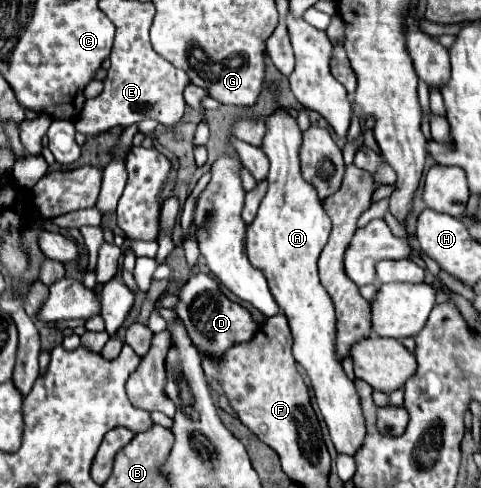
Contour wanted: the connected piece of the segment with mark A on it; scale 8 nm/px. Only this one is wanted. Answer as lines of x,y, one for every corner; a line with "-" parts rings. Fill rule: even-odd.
277,106
273,114
269,114
265,118
265,136
261,142
261,150
267,154
269,162
271,162
271,170
267,176
267,194
261,200
259,212
255,216
255,220
249,224
247,228
247,254
253,266
261,268
267,276
269,282
269,290
275,298
275,302
279,304
279,308
283,310
283,314
289,320
291,332
293,332
293,354
295,360
307,370
319,408
325,416
325,422
329,426
329,434
331,440
337,448
337,452
343,454
355,454
357,448
361,446
361,440
365,438
365,416
361,410
361,398
355,390
355,384
351,382
351,378
347,378
343,364
337,358
337,318
335,318
335,306
331,296
327,294
325,286
321,284
319,278
319,270
317,270
317,260
319,254
323,250
323,246
329,240
329,232
331,232
331,220
329,216
323,214
321,208
321,200
317,198
317,192
313,190
313,186
309,186
309,182
303,180
301,170
299,170
299,146
301,146
301,130
297,126
297,120
289,114
287,108

